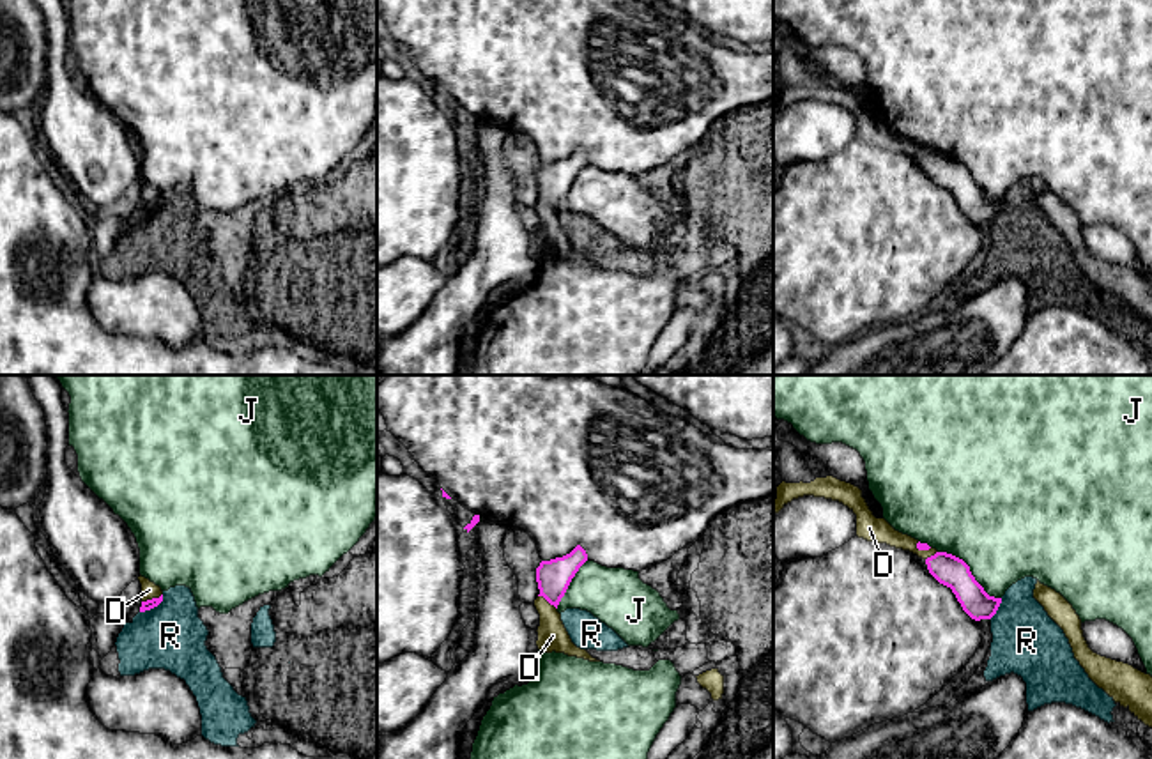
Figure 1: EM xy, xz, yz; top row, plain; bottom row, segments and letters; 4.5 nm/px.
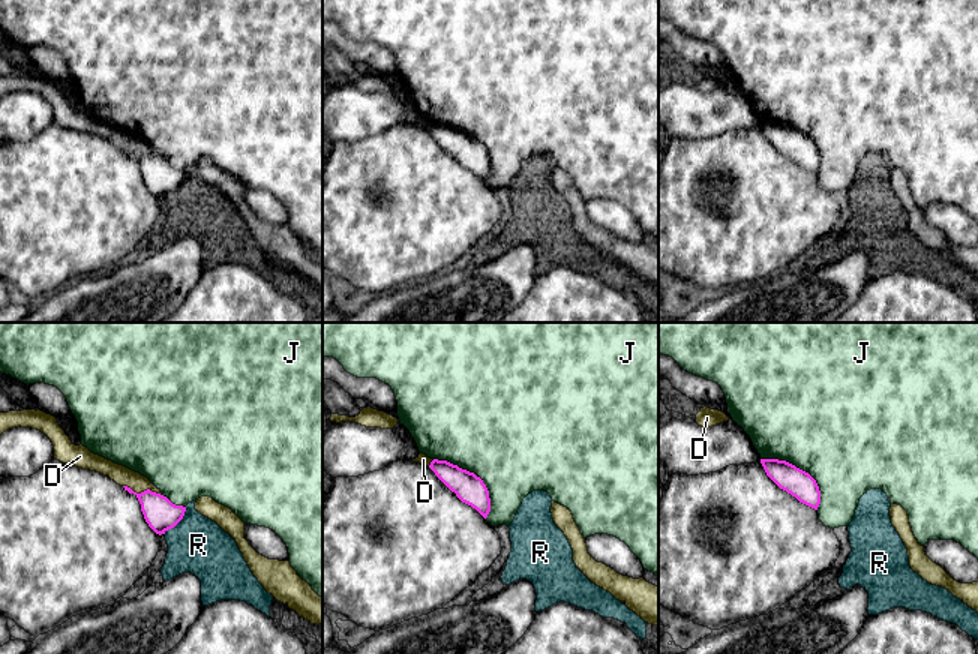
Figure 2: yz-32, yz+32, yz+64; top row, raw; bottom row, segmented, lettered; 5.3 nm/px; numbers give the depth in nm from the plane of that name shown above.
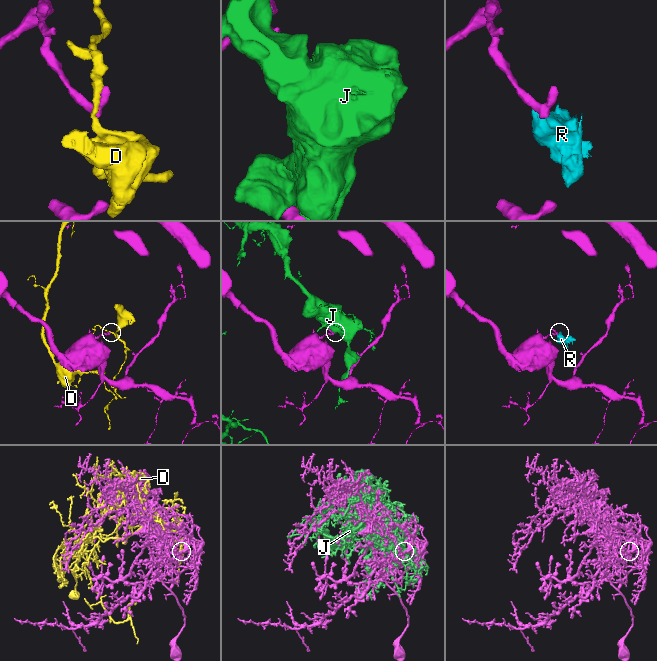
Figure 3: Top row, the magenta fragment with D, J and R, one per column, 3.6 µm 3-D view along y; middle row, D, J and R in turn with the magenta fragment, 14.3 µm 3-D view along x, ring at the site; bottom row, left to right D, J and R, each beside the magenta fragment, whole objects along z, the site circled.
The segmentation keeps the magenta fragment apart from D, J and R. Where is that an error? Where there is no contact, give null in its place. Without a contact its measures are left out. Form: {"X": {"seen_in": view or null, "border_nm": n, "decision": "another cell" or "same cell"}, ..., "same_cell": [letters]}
{"D": {"seen_in": "xy", "border_nm": 100, "decision": "another cell"}, "J": {"seen_in": "yz", "border_nm": 360, "decision": "another cell"}, "R": {"seen_in": "xy", "border_nm": 140, "decision": "another cell"}, "same_cell": []}

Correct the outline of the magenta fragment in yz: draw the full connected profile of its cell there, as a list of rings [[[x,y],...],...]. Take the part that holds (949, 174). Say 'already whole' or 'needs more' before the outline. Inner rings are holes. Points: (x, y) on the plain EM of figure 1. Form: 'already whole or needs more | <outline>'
already whole | [[[936,156],[925,163],[925,168],[940,188],[952,193],[963,214],[972,223],[991,223],[996,218],[1002,202],[989,200],[963,163],[947,156]]]

